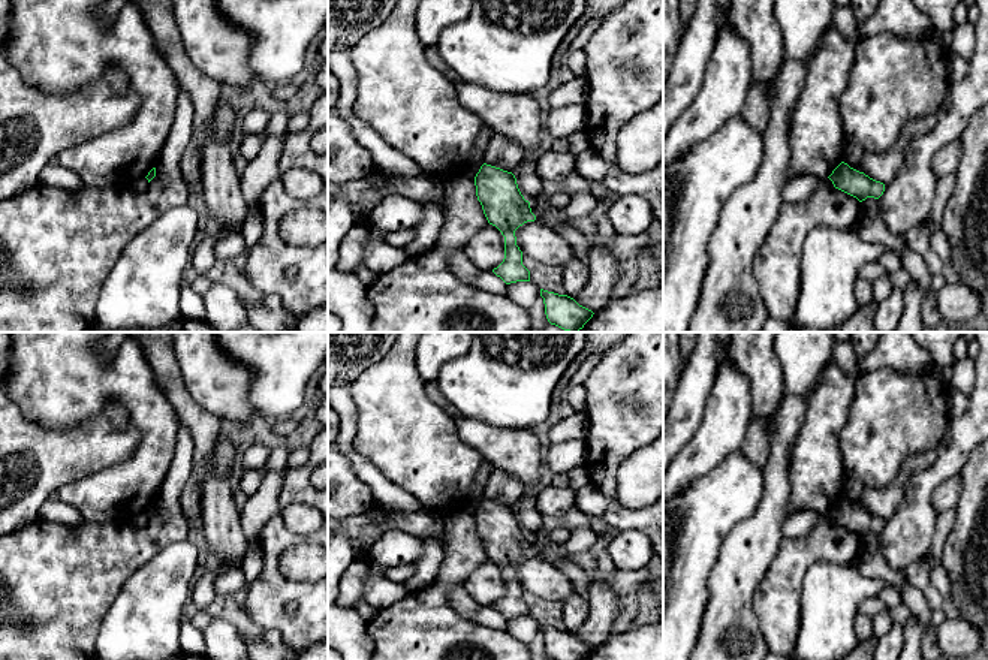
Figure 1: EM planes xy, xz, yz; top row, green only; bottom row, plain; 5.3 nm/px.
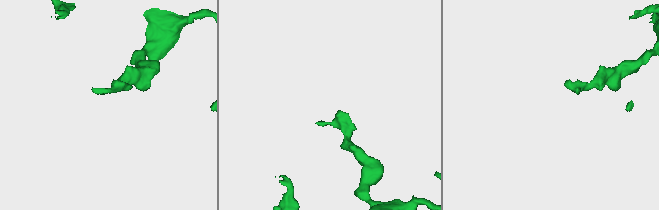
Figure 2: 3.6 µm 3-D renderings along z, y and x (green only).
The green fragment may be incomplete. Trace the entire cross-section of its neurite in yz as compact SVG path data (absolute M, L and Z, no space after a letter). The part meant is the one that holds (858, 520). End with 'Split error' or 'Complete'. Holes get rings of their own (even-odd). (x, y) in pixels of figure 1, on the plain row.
M841 497L828 513L832 516L835 524L856 533L859 537L867 533L879 534L885 527L883 518L850 503L844 497Z. Complete

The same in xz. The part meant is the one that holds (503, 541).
M484 498L475 512L476 531L490 560L504 572L504 594L493 605L506 620L530 617L522 600L522 587L516 581L515 566L534 557L530 537L521 530L512 507Z. Complete

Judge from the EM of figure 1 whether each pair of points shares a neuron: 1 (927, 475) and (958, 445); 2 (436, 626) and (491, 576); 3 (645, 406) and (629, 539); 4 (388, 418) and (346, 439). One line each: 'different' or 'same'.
1: same
2: different
3: different
4: different

